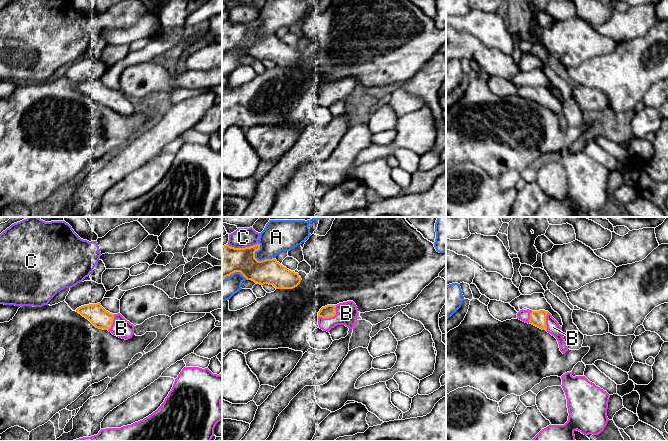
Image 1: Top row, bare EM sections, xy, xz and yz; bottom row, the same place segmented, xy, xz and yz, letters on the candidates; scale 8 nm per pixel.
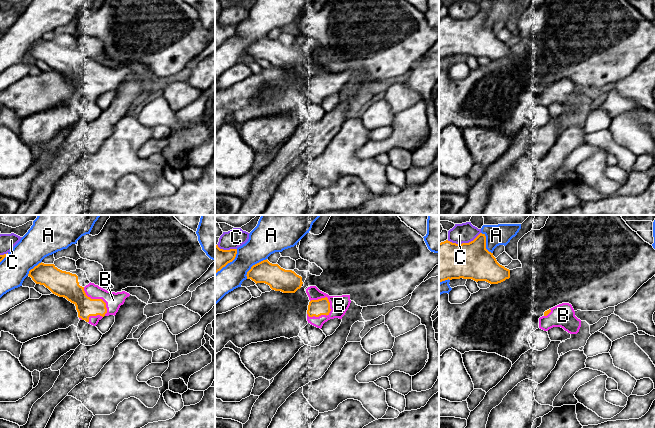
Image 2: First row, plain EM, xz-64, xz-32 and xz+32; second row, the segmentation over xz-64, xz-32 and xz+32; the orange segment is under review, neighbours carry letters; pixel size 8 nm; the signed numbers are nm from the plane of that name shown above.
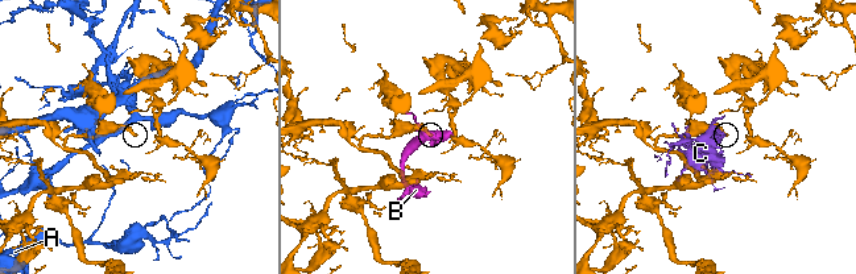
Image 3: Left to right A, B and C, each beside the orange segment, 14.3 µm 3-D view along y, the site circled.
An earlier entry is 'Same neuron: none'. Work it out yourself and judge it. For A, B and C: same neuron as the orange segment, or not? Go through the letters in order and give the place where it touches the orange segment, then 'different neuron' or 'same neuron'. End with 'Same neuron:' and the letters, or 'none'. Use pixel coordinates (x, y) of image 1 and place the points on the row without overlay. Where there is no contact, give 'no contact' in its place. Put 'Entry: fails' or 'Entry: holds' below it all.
A: xz (257, 36) | different neuron
B: xz (331, 92) | same neuron
C: xz (242, 24) | different neuron
Same neuron: B
Entry: fails

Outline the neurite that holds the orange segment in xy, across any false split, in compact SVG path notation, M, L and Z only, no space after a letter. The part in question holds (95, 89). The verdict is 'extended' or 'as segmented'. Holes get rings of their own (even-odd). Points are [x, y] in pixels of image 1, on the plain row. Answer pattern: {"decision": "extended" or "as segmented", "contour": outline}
{"decision": "extended", "contour": "M100 79L84 81L76 88L88 95L96 104L108 106L113 111L128 116L134 110L134 101L120 89L112 90L106 87Z"}

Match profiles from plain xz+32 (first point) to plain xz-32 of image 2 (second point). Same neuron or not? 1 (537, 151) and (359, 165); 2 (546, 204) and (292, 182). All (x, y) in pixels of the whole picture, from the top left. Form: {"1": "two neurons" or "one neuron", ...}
{"1": "two neurons", "2": "two neurons"}

